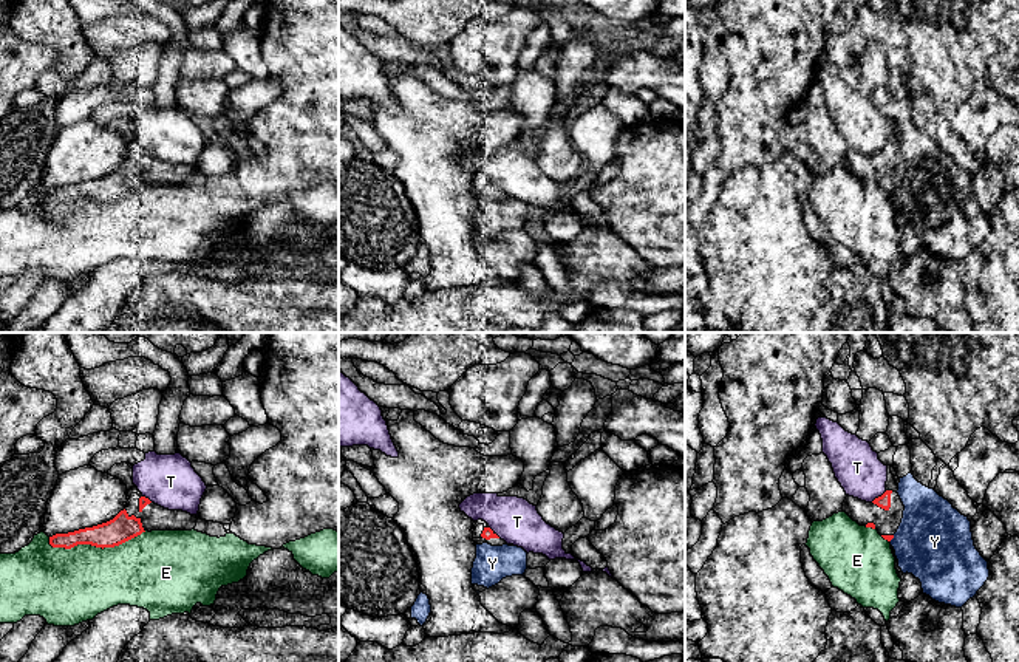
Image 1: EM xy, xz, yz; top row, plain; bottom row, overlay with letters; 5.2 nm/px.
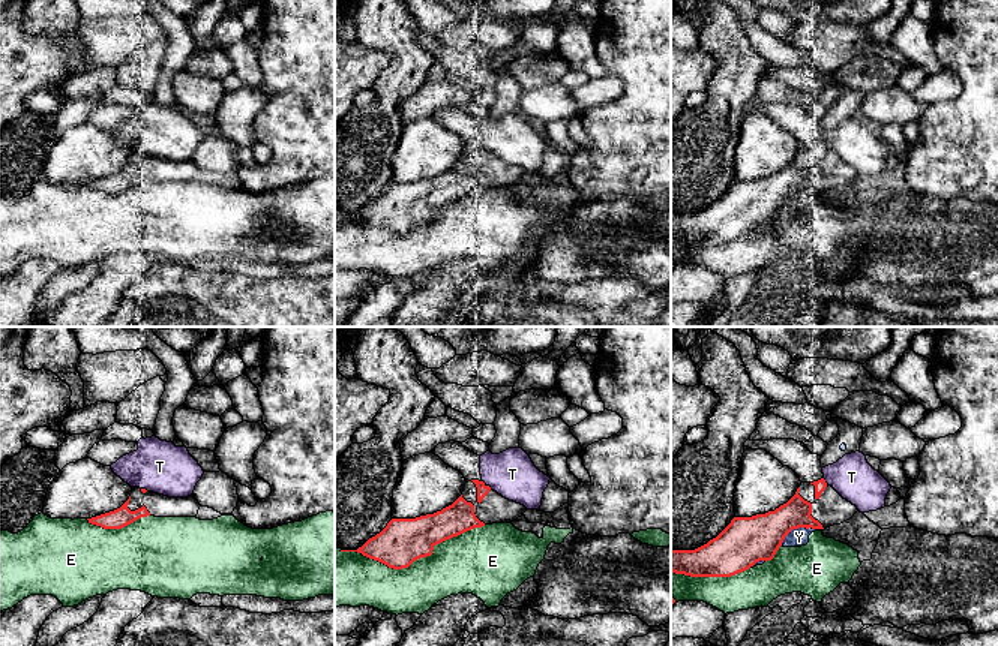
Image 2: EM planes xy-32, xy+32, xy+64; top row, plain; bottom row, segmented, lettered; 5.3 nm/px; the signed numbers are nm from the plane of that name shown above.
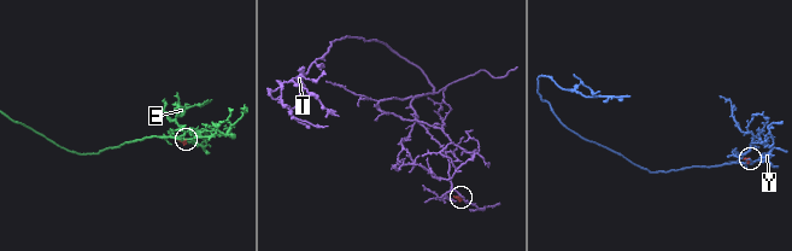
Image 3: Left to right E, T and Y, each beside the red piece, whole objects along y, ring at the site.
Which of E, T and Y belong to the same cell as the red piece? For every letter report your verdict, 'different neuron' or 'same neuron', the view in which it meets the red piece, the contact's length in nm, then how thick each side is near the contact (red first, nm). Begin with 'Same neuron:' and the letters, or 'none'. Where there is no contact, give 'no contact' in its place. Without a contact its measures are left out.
Same neuron: none
E: different neuron | xy | 500 nm | 140/380 nm
T: different neuron | yz | 110 nm | 70/240 nm
Y: different neuron | yz | 50 nm | 30/400 nm

